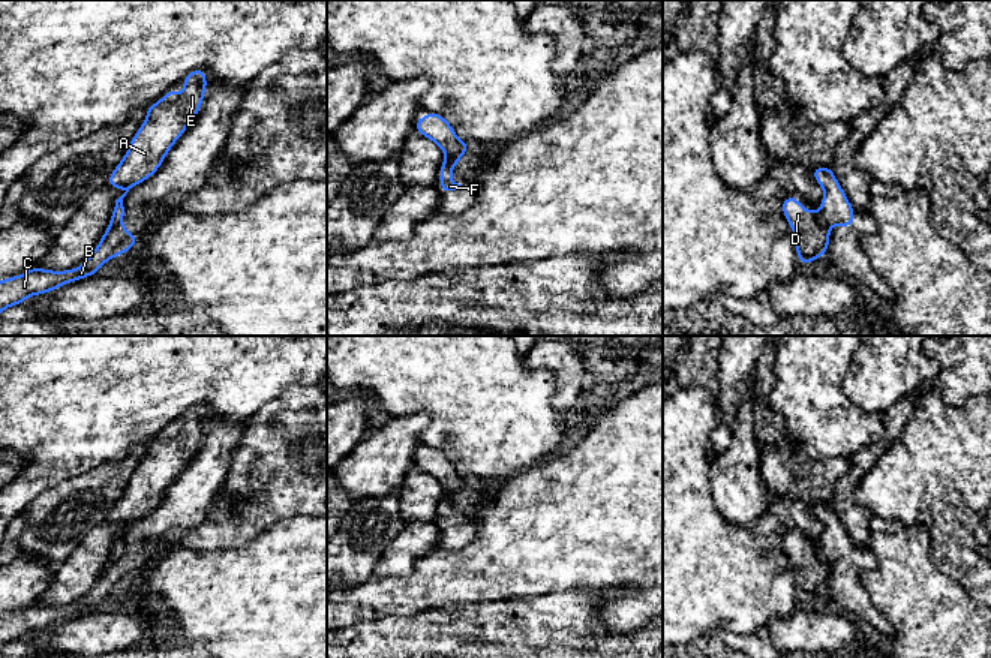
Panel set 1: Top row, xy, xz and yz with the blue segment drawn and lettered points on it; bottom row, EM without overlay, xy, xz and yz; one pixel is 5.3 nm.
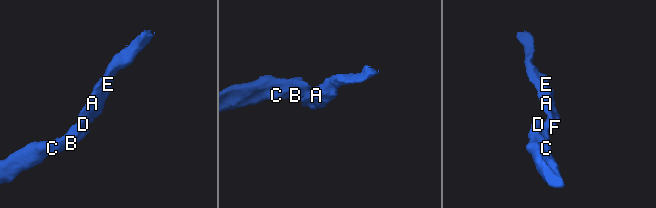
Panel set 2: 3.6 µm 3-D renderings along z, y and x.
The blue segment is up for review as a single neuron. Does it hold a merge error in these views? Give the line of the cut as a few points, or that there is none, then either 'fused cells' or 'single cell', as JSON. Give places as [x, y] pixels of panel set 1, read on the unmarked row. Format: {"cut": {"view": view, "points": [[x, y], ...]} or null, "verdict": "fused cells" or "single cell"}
{"cut": {"view": "yz", "points": [[814, 549], [828, 562]]}, "verdict": "fused cells"}

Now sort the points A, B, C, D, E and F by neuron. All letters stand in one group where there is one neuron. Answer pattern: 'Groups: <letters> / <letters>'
Groups: A E F / B C D

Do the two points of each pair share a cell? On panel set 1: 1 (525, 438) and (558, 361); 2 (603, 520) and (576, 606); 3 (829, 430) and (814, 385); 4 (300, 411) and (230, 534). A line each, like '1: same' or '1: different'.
1: different
2: different
3: same
4: same

